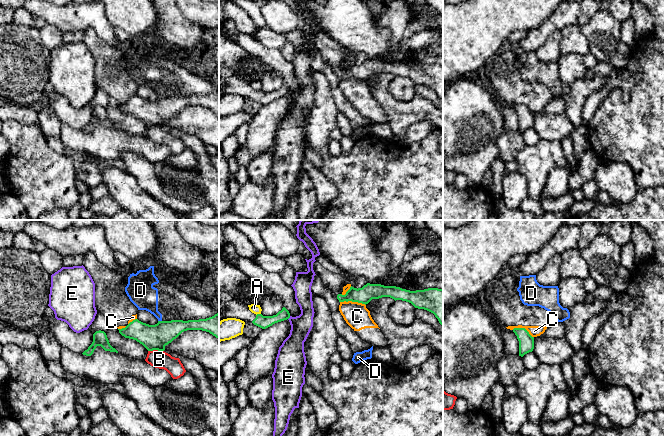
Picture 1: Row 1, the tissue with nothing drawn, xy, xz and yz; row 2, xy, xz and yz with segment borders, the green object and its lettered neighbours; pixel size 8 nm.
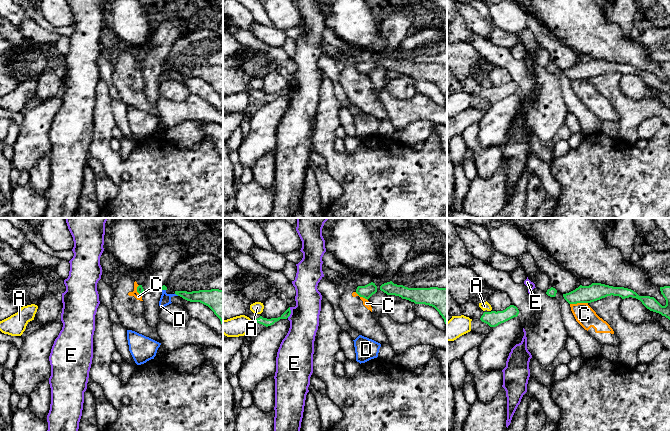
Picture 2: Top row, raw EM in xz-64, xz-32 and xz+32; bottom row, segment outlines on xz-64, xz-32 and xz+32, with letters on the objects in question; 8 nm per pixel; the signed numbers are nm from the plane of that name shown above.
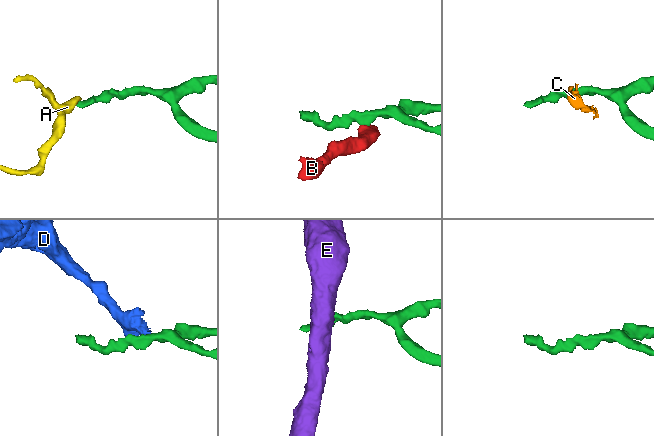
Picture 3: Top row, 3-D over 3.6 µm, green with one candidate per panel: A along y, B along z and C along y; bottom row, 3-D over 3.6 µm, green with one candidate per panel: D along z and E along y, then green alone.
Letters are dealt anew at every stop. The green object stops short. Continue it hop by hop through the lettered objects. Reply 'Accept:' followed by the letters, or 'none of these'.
Accept: none of these

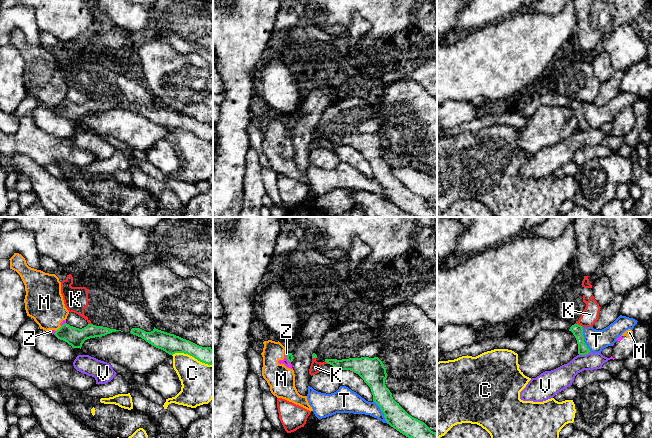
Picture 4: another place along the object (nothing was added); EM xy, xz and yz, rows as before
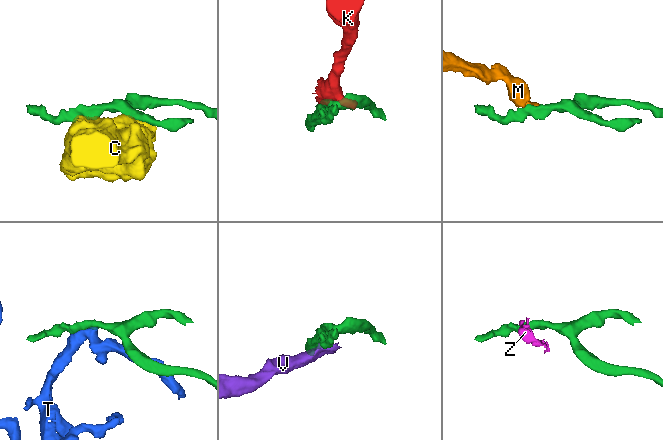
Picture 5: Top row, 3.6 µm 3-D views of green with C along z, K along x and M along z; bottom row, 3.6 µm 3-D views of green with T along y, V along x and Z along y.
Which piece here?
Accept: none of these

